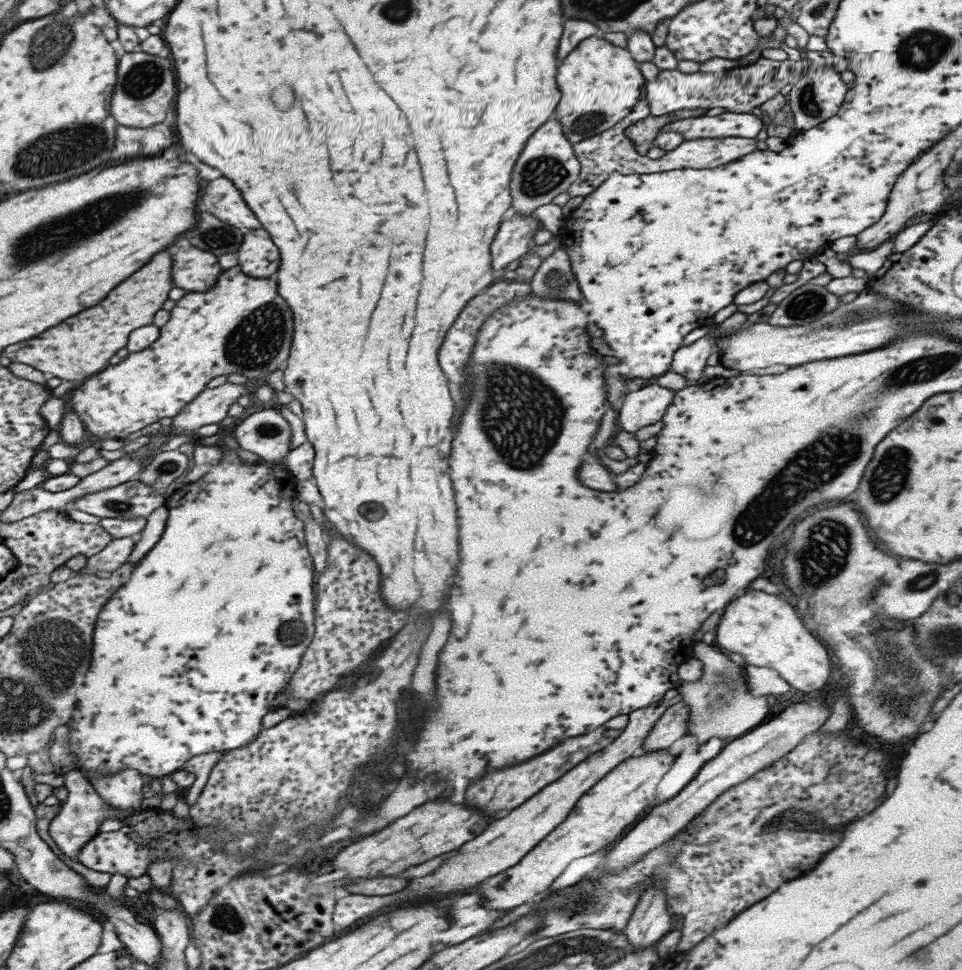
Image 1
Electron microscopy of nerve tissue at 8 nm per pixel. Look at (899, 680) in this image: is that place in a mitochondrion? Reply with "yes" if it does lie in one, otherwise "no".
yes

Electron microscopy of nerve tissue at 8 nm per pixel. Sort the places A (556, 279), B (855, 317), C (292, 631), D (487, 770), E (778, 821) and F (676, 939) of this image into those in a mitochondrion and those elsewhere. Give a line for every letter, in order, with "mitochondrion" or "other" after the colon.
A: mitochondrion
B: mitochondrion
C: mitochondrion
D: other
E: other
F: other

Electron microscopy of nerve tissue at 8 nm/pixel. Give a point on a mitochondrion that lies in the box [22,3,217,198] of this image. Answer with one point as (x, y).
(49, 48)

